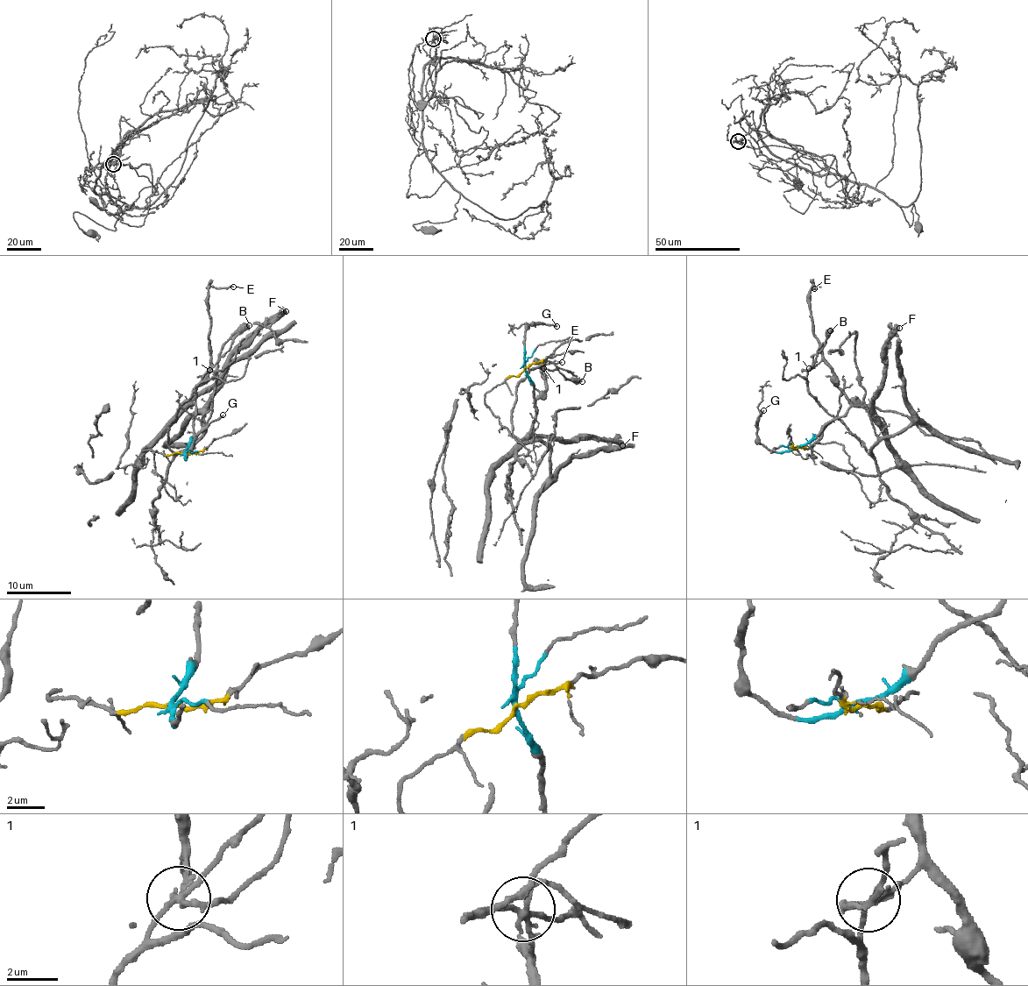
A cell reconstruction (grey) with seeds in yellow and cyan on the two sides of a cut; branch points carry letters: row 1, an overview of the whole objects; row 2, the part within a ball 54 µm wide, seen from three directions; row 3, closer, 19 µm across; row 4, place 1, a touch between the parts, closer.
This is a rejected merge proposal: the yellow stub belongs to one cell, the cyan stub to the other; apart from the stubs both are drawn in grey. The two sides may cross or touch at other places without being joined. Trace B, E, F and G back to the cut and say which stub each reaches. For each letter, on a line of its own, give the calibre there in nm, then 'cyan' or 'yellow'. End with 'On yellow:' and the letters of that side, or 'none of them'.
B: 550 nm thick; yellow
E: 180 nm thick; cyan
F: 550 nm thick; cyan
G: 240 nm thick; cyan
On yellow: B

